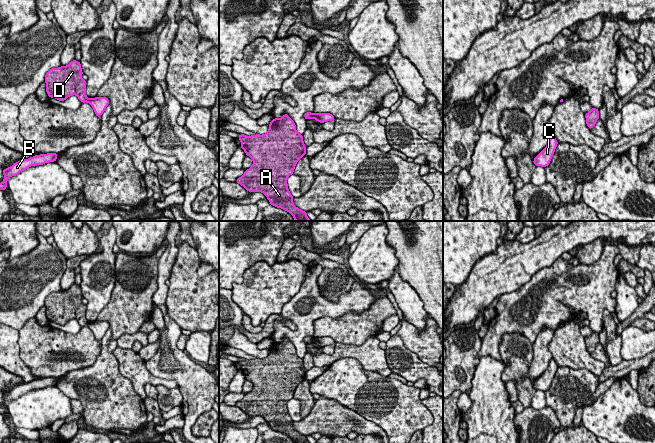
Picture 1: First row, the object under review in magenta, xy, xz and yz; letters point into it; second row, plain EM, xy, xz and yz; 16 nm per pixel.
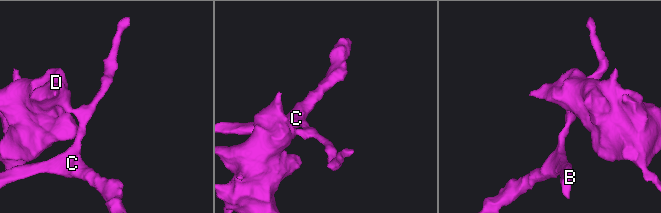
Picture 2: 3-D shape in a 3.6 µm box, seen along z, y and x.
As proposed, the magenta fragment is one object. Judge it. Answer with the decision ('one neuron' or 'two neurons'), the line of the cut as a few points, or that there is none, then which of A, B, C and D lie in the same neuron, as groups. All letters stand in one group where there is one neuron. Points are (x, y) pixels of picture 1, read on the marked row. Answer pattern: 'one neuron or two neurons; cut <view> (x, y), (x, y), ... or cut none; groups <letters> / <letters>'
two neurons; cut xy (88, 98), (87, 101); groups A D / B C

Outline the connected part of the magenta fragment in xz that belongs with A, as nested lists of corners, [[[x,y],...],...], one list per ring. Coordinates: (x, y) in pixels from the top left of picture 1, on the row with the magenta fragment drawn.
[[[284,114],[281,118],[274,118],[269,124],[267,133],[260,135],[246,136],[239,134],[241,149],[245,154],[252,158],[253,165],[245,170],[244,174],[236,179],[236,182],[249,192],[261,192],[271,205],[289,212],[295,221],[311,221],[306,211],[302,211],[293,204],[287,178],[294,173],[297,162],[306,155],[306,147],[303,135],[297,132],[295,122]]]

